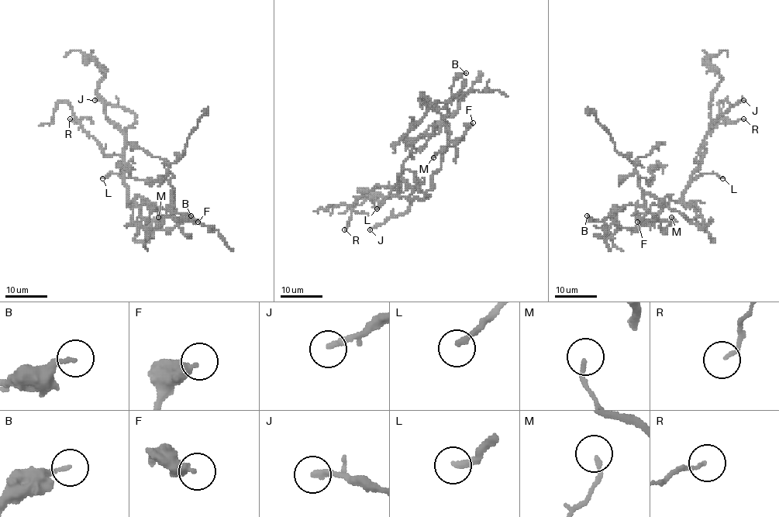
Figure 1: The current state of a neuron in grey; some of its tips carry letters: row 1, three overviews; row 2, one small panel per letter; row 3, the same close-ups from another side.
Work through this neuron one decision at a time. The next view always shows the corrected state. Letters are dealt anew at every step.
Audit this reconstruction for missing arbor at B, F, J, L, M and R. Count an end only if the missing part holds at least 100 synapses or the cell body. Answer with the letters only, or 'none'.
L

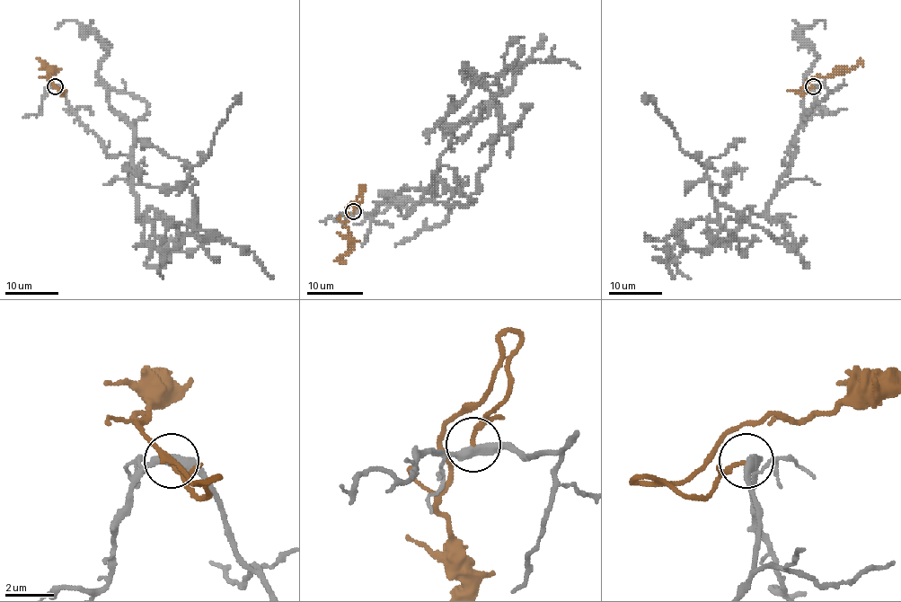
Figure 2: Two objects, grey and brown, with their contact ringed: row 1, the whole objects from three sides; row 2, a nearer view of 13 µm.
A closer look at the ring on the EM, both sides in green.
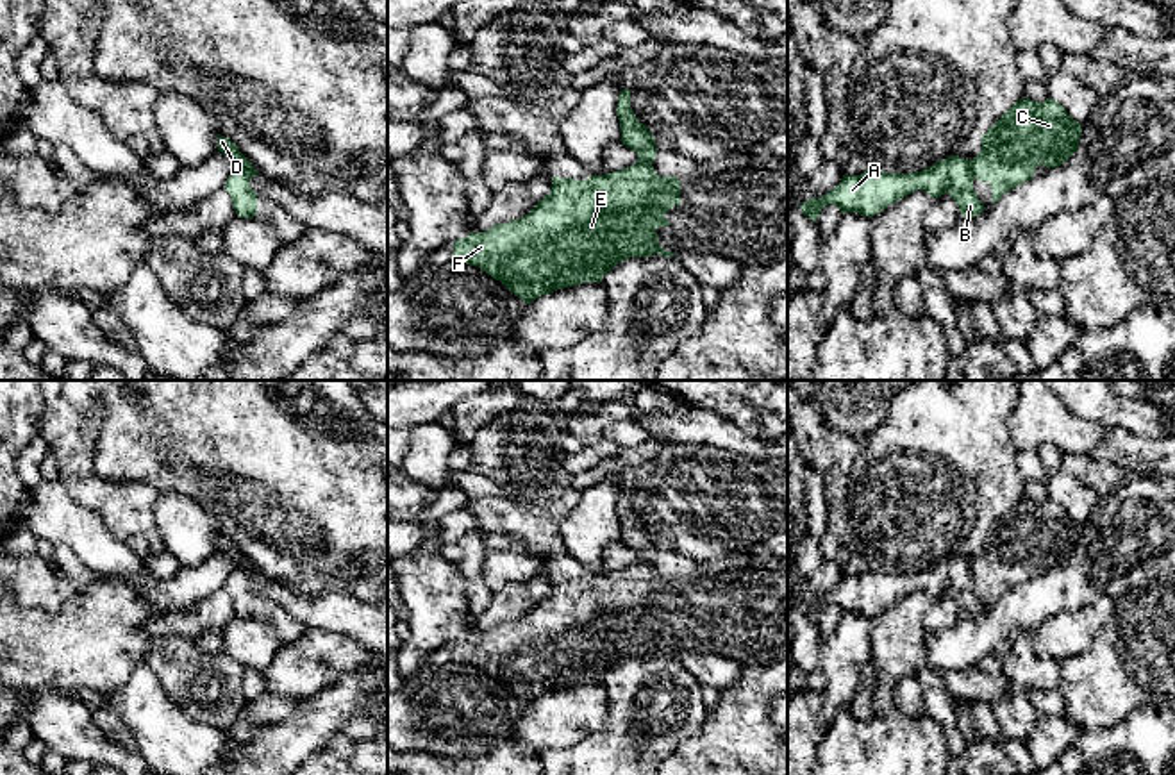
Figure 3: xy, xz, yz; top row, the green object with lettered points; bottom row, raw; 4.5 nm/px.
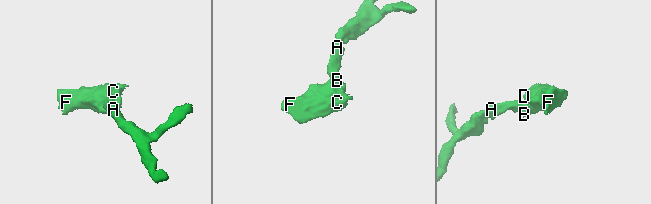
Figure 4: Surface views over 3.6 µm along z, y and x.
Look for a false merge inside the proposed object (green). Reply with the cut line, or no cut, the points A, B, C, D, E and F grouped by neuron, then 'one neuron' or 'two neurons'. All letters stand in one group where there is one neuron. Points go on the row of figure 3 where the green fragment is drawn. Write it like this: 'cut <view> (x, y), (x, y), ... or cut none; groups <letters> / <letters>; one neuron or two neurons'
cut xy (236, 166), (243, 166), (252, 175); groups A B / C D E F; two neurons

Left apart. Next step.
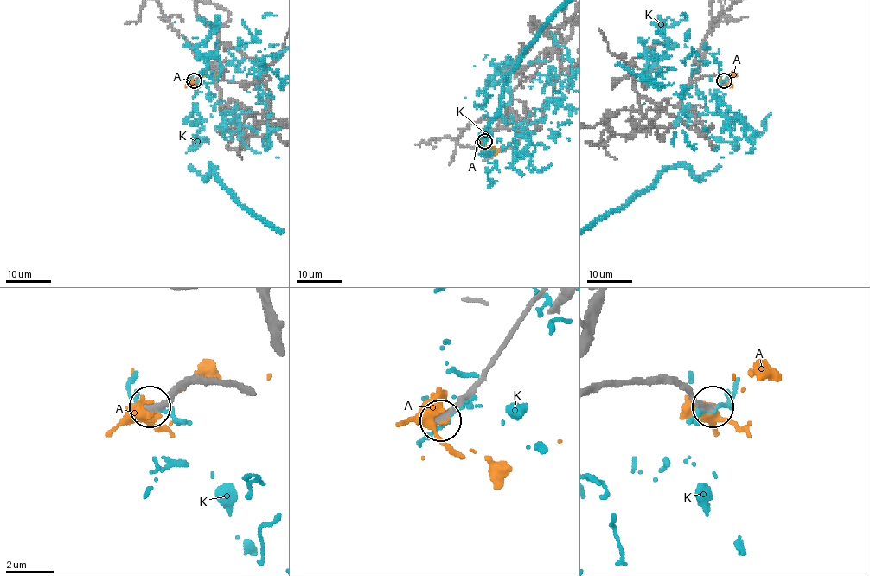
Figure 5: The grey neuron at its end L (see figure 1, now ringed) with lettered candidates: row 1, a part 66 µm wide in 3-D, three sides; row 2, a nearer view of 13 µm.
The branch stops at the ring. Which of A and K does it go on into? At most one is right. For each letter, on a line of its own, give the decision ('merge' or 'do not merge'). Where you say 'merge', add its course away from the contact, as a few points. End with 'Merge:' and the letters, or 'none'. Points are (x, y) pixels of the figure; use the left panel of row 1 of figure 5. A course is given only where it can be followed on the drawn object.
A: do not merge
K: do not merge
Merge: none

